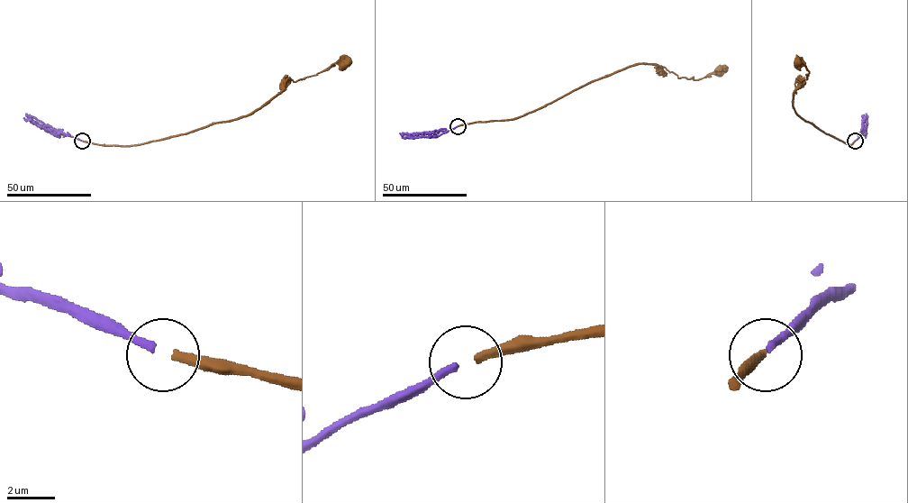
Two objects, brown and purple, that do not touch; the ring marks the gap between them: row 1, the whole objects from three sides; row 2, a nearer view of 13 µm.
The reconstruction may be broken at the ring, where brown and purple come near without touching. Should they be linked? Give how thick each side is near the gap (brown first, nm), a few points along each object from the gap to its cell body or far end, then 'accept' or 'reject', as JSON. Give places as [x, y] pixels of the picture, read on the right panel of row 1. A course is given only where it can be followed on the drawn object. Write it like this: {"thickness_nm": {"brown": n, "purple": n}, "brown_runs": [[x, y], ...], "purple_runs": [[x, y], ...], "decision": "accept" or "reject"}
{"thickness_nm": {"brown": 360, "purple": 320}, "brown_runs": [[855, 141], [849, 145], [795, 113], [794, 82], [796, 78], [806, 79], [809, 73], [797, 61]], "purple_runs": [[855, 141], [861, 135], [862, 117]], "decision": "accept"}

